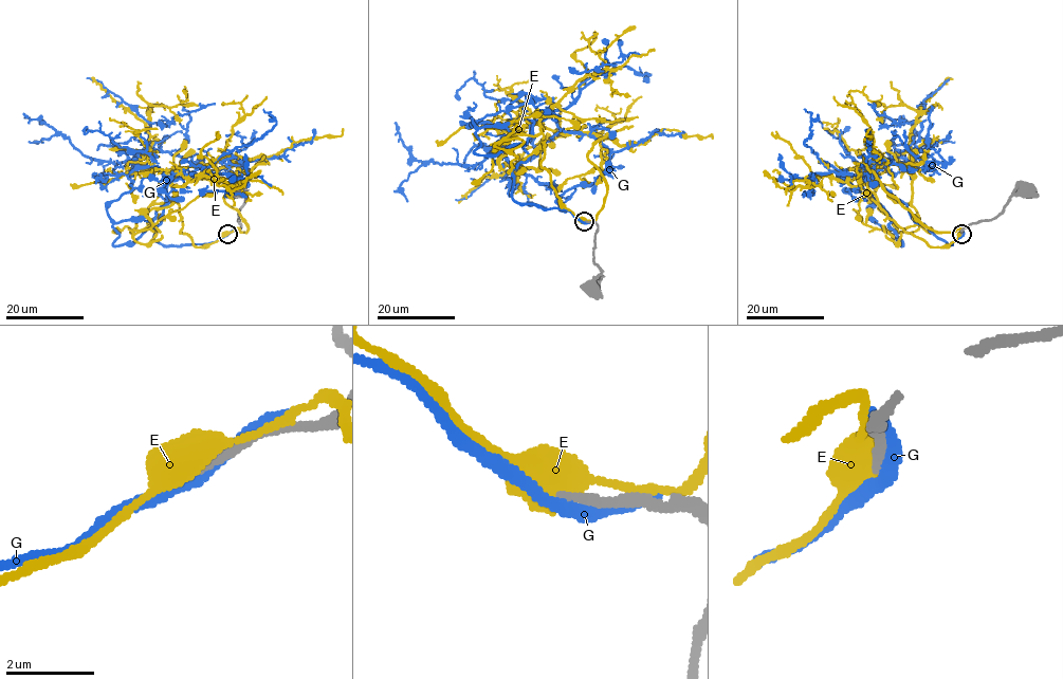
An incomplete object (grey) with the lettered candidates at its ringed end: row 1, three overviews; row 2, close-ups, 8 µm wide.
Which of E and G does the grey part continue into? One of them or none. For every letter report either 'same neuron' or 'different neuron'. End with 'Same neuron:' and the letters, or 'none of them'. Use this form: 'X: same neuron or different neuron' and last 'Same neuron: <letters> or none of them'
E: different neuron
G: different neuron
Same neuron: none of them

